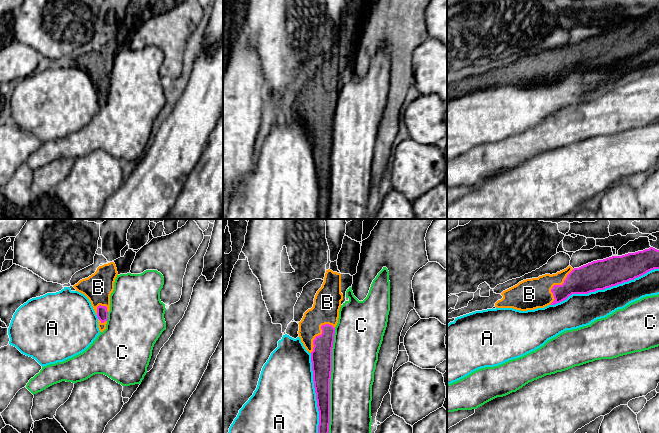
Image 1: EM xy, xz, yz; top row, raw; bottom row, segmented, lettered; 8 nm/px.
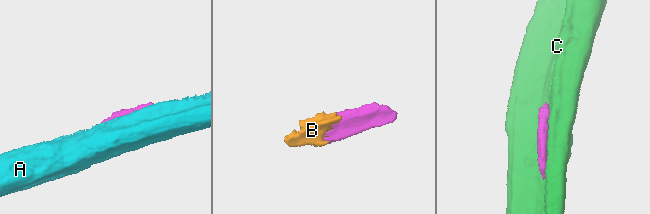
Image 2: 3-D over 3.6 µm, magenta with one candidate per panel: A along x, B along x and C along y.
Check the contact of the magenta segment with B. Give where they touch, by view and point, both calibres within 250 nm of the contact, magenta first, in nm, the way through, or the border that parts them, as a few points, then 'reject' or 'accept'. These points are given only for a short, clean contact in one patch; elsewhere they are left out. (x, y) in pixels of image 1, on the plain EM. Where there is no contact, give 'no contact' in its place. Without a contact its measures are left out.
xz (319, 111) | 180/220 nm | accept

